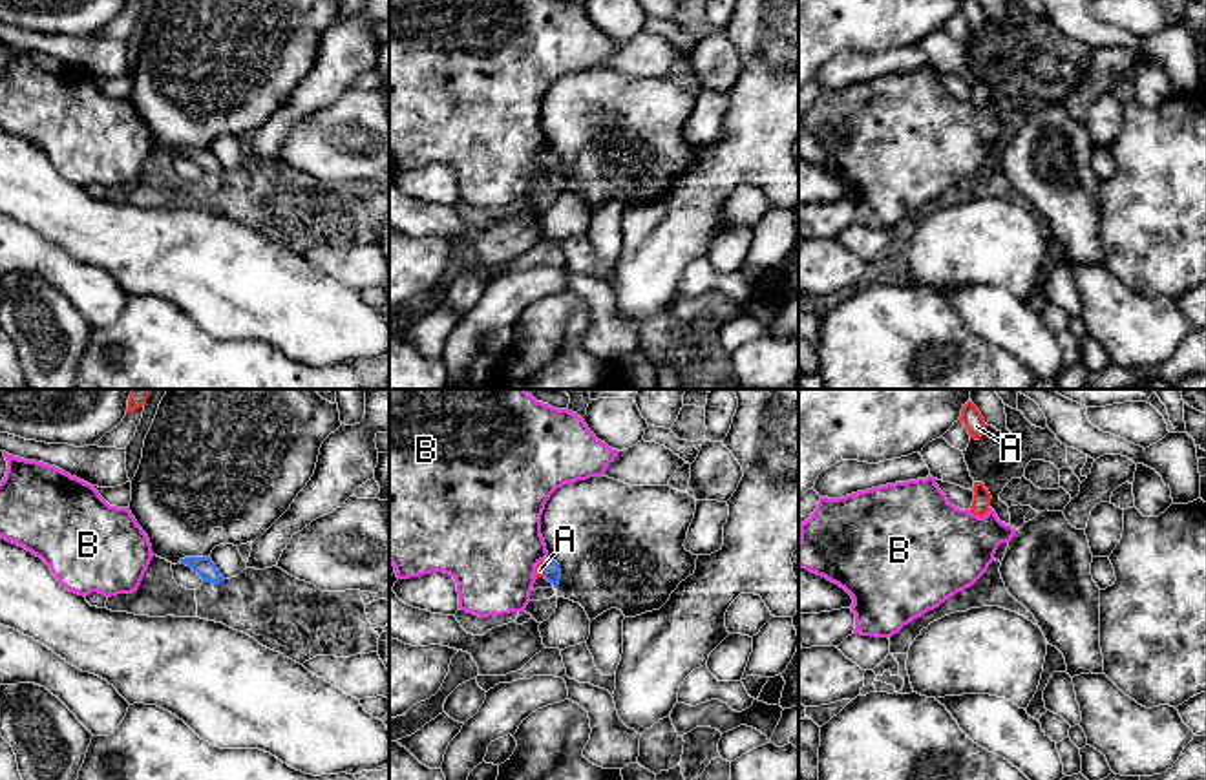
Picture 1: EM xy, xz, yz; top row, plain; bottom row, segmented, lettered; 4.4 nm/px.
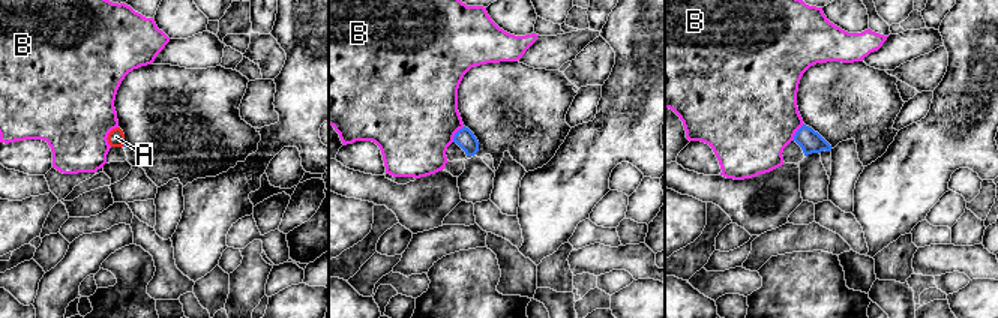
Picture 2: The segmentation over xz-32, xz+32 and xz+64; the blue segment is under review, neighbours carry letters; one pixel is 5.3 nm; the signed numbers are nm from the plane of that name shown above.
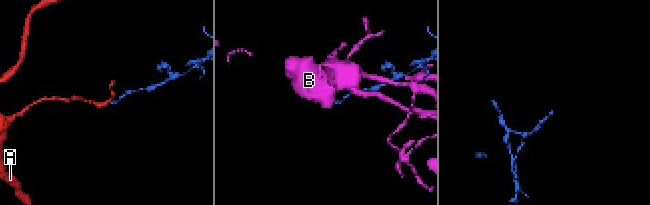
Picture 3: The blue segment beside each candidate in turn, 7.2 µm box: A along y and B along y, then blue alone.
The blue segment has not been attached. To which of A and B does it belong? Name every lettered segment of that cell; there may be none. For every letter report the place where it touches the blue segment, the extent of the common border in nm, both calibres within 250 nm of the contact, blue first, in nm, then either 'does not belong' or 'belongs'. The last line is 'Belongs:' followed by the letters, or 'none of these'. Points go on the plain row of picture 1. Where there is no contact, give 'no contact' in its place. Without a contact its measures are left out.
A: xz (543, 158) | 70 nm | 80/50 nm | belongs
B: no contact | does not belong
Belongs: A

